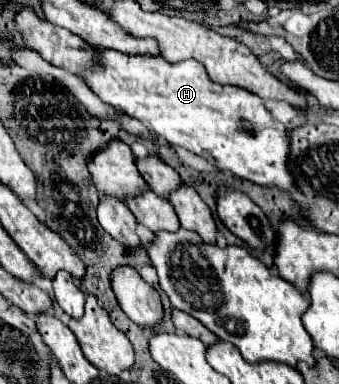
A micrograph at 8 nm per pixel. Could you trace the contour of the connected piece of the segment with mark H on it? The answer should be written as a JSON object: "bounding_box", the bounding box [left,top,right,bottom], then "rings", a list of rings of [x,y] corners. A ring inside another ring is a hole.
{"bounding_box":[84,49,296,191],"rings":[[[100,49],[100,73],[84,73],[88,87],[114,109],[124,111],[150,127],[172,147],[188,149],[204,157],[220,171],[262,187],[296,191],[288,169],[290,133],[264,107],[262,99],[236,85],[214,83],[206,69],[192,59],[168,63],[162,57],[126,57],[112,49]]]}

